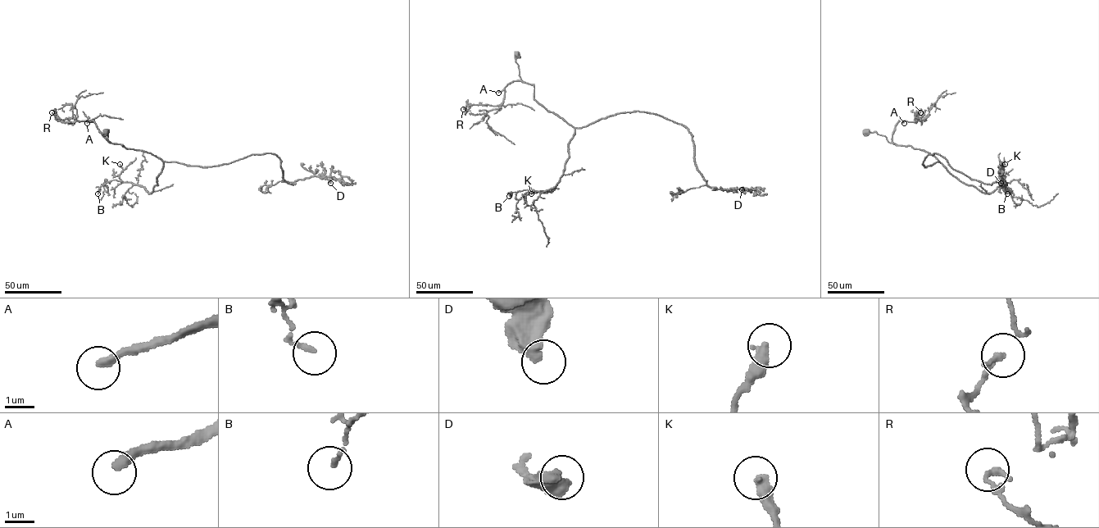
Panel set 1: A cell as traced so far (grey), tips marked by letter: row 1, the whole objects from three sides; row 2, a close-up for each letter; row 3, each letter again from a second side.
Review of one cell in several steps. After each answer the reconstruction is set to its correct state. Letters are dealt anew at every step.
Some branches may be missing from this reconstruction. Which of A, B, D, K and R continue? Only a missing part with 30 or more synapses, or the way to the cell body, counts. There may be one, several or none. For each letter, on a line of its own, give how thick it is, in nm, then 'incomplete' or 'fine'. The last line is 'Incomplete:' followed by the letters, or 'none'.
A: calibre 300 nm; incomplete
B: calibre 160 nm; fine
D: calibre 440 nm; fine
K: calibre 400 nm; fine
R: calibre 220 nm; fine
Incomplete: A

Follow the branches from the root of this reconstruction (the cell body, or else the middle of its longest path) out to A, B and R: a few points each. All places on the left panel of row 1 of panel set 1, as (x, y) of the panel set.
A: (105, 132), (110, 143), (93, 120), (87, 123)
B: (105, 132), (110, 143), (151, 152), (163, 167), (151, 193), (142, 186), (113, 179), (97, 193)
R: (105, 132), (110, 143), (93, 120), (64, 122), (52, 112)

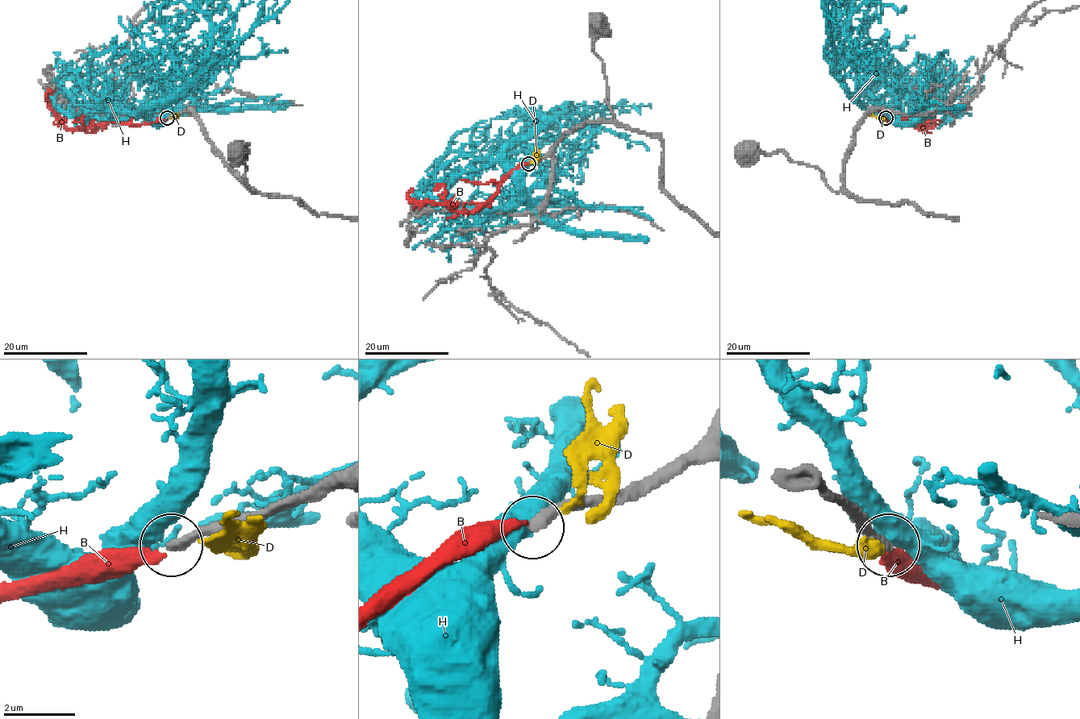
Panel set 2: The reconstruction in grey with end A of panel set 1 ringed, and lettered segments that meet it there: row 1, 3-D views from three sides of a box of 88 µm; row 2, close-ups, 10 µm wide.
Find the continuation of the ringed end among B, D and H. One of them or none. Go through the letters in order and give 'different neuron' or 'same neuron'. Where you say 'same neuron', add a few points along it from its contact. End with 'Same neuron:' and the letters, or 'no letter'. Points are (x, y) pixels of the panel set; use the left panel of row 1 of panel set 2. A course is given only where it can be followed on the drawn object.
B: different neuron
D: different neuron
H: different neuron
Same neuron: no letter

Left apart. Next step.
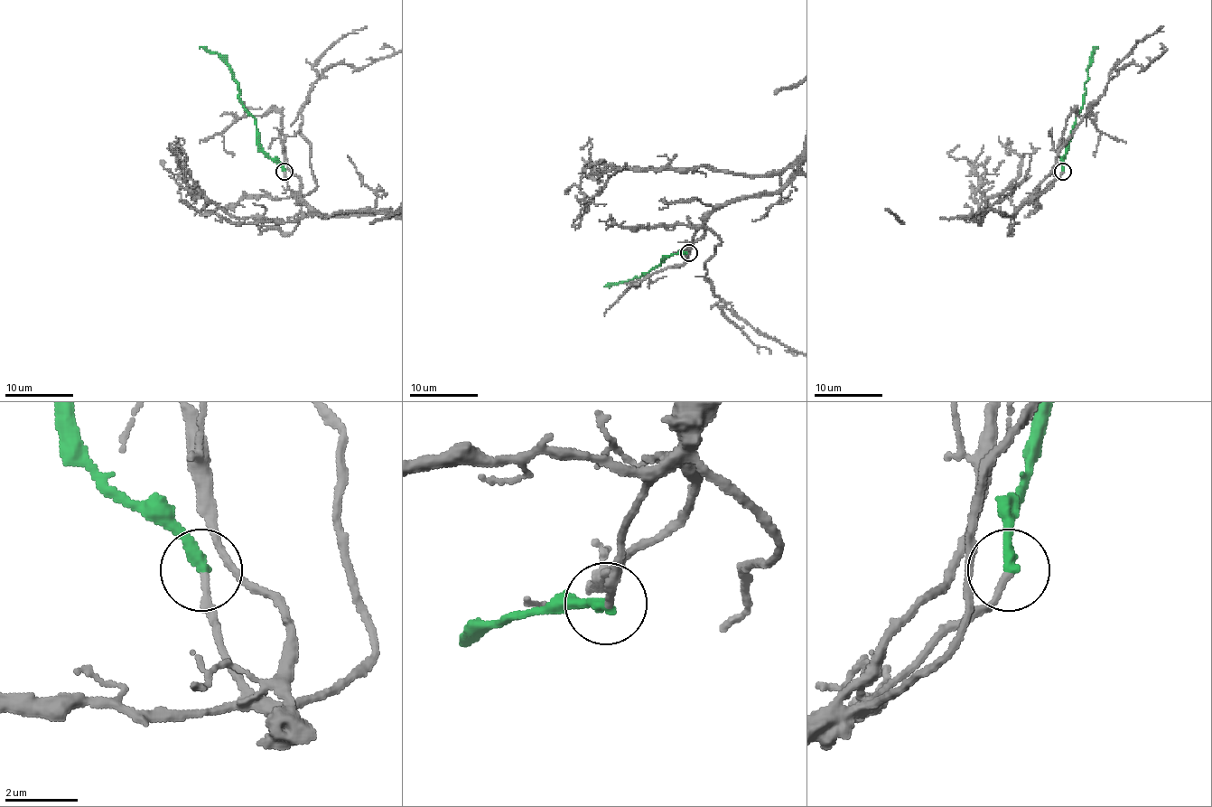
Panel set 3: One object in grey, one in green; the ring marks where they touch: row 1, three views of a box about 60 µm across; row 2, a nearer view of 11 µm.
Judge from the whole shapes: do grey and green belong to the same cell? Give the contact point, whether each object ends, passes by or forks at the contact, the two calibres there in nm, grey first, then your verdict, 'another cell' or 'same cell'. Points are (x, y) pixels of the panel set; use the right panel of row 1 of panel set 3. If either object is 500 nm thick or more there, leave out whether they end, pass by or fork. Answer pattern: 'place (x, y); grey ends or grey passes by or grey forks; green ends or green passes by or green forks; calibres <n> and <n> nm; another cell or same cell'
place (1062, 171); grey ends; green ends; calibres 180 and 320 nm; same cell

